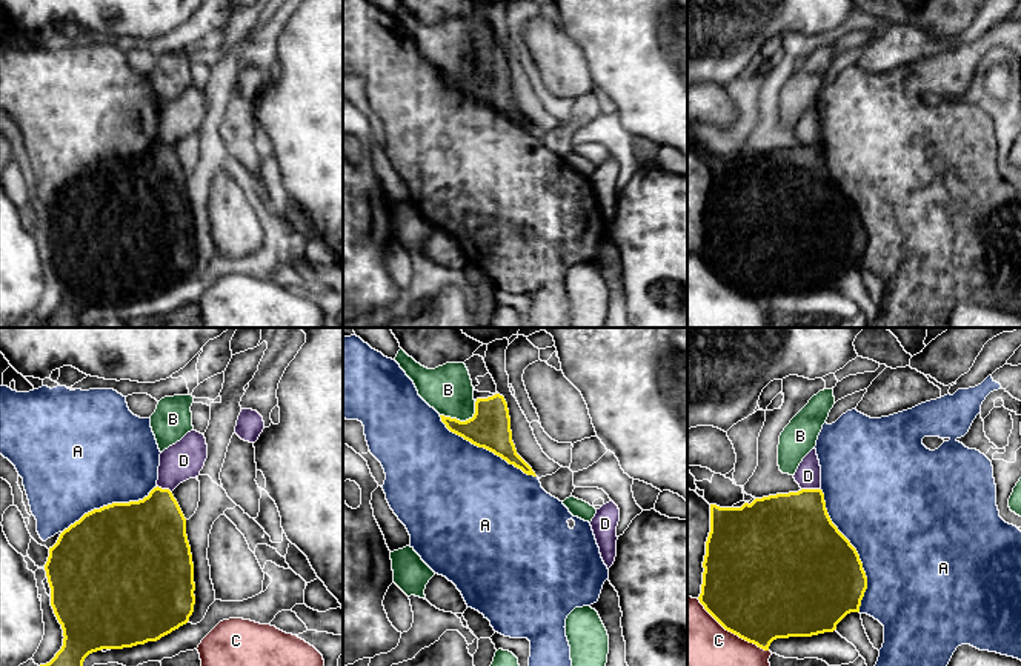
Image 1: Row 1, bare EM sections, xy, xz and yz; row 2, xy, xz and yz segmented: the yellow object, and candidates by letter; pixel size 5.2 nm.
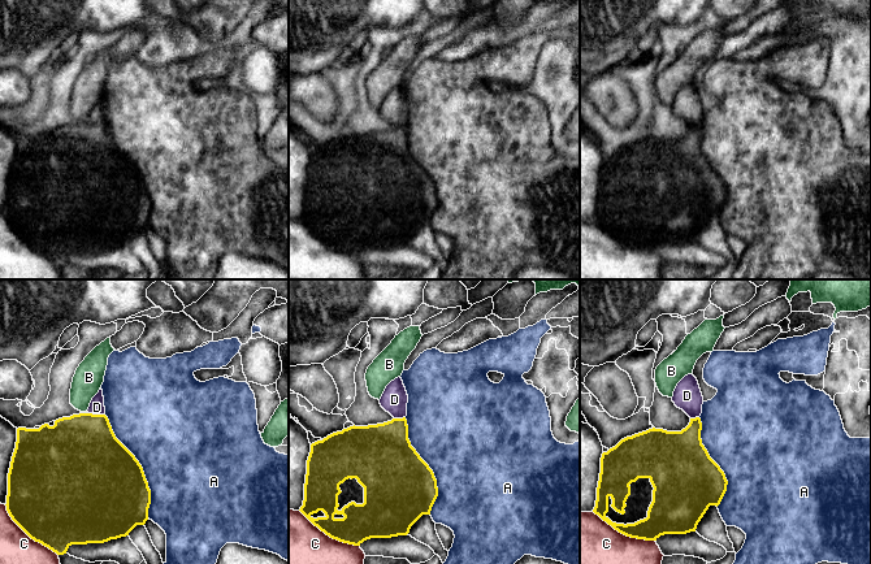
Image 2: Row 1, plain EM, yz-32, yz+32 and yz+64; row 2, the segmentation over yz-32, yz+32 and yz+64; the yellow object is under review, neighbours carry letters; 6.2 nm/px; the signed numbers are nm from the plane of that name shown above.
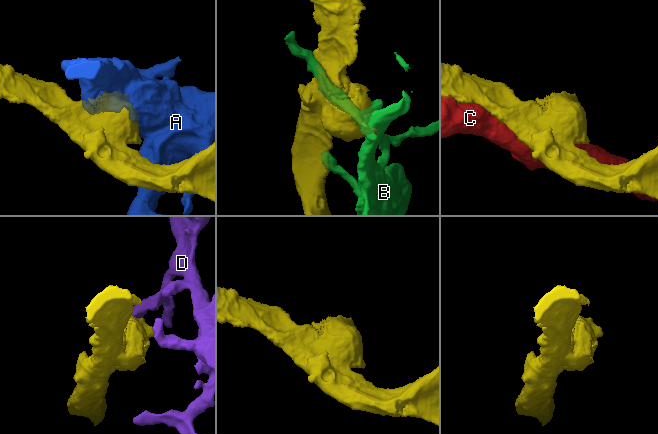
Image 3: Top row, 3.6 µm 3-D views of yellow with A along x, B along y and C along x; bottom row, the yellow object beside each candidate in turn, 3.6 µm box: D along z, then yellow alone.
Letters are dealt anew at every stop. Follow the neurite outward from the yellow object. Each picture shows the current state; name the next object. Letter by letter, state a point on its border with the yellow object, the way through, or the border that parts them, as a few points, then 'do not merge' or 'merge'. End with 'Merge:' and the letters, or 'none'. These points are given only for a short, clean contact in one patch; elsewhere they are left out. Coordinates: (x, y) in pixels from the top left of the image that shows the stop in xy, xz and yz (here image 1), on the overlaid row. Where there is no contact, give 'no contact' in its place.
A: yz (855, 551) | do not merge
B: xz (463, 422) | do not merge
C: yz (732, 632) | do not merge
D: yz (811, 489) | along yz (801, 488), (820, 489) | do not merge
Merge: none

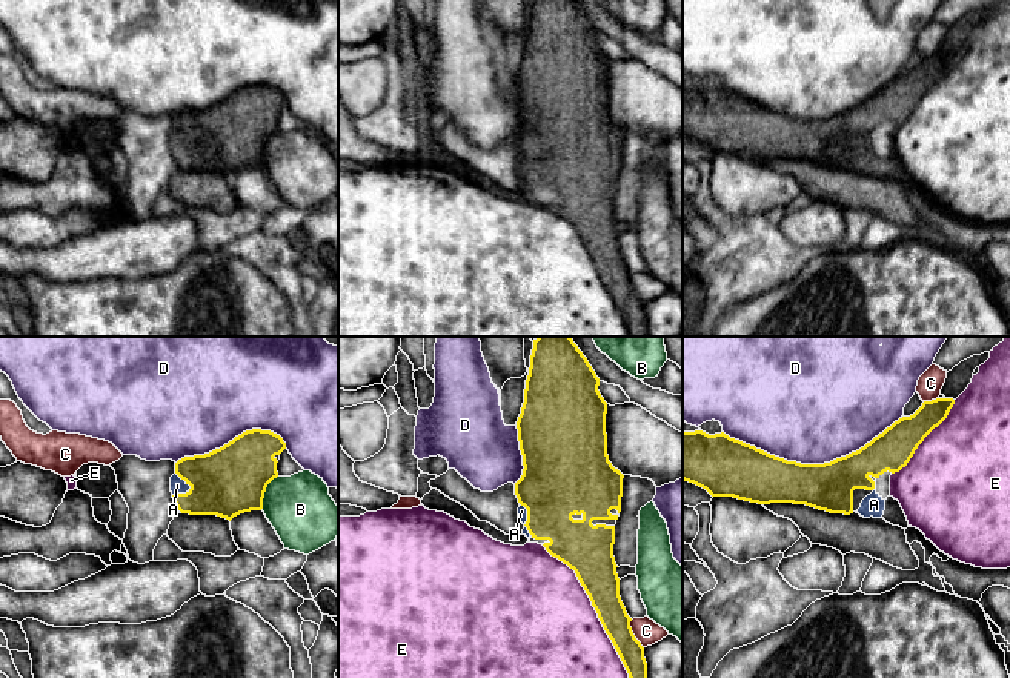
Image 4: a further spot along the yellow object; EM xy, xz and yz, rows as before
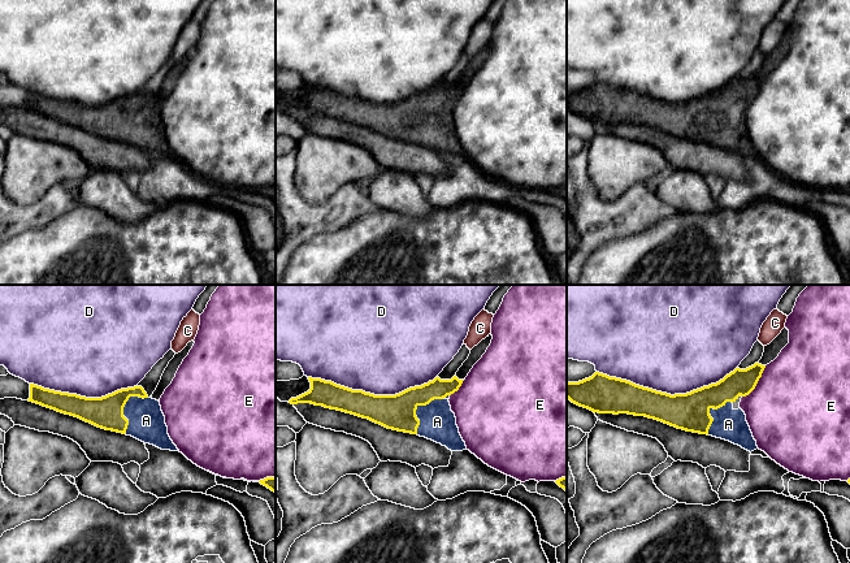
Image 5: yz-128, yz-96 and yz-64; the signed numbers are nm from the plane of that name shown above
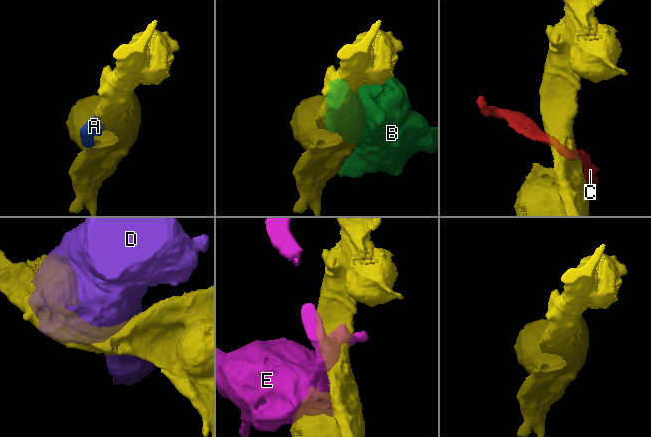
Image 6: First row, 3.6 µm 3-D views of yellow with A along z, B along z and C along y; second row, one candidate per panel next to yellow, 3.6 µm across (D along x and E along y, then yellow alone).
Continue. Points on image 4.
A: xy (186, 483) | across xy (231, 480), (186, 483), (177, 485) | merge
B: xy (265, 491) | do not merge
C: xz (632, 634) | do not merge
D: yz (812, 465) | do not merge
E: xz (594, 606) | do not merge
Merge: A

